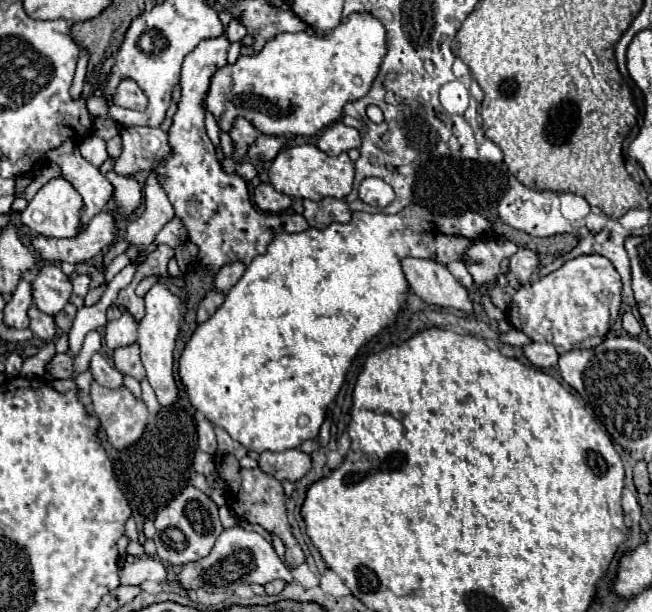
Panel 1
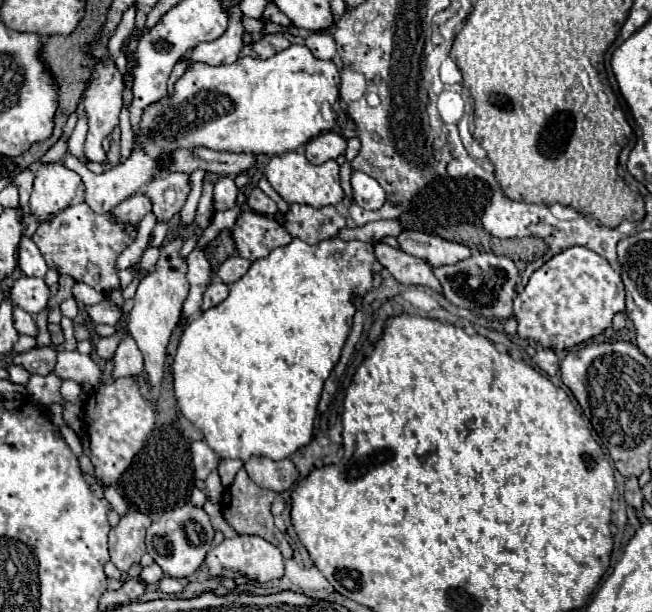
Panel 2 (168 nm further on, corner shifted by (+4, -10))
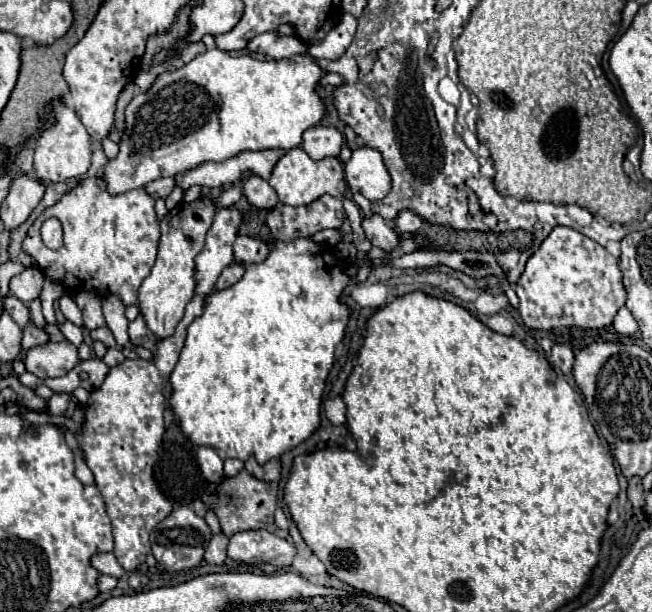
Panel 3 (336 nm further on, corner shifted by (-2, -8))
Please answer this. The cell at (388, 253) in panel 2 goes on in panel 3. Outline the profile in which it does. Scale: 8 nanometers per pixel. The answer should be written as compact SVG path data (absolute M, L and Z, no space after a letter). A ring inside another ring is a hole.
M374 214L372 218L364 218L362 220L362 228L366 232L366 238L372 242L372 246L384 250L384 252L392 252L398 248L400 236L396 234L396 230L392 226L388 226L382 216Z

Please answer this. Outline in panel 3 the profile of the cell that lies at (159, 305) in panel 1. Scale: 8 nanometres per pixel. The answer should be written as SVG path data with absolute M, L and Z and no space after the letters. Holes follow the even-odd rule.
M198 198L192 204L180 202L174 210L168 212L168 216L160 222L160 246L158 246L158 258L152 266L152 272L144 278L138 300L140 300L140 314L144 316L144 322L148 330L158 338L166 340L174 334L176 324L184 316L184 306L194 296L196 280L194 280L194 258L204 248L206 232L212 226L214 218L214 202Z

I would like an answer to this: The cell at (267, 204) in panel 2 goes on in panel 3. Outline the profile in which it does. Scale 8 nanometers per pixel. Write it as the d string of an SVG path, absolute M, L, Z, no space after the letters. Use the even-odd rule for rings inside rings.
M250 176L246 180L246 184L244 184L244 196L248 198L248 202L252 206L262 208L262 210L270 210L270 208L274 208L278 204L278 194L260 176Z

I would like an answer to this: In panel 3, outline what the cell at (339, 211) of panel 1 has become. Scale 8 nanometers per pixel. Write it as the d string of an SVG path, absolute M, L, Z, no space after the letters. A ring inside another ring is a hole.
M320 196L308 206L280 204L268 212L268 228L276 240L312 238L324 228L340 228L346 220L342 200L334 196Z

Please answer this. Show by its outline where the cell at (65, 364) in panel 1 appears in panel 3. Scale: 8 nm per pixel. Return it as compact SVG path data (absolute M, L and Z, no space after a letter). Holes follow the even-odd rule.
M32 322L24 328L24 338L22 338L22 350L30 350L30 348L36 348L36 346L42 346L46 344L50 338L46 334L46 330L40 330L36 328Z

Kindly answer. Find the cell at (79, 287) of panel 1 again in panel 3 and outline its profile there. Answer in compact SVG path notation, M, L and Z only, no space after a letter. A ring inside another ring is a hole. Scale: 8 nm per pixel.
M62 296L62 298L60 298L60 310L62 310L62 314L64 314L66 320L74 322L76 326L82 326L80 308L76 306L76 302L74 302L70 296Z

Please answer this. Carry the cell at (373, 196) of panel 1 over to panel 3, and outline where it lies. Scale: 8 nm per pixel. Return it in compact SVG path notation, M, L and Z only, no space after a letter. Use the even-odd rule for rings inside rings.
M356 148L346 162L346 182L352 192L360 192L370 202L382 200L392 184L380 152L372 148Z

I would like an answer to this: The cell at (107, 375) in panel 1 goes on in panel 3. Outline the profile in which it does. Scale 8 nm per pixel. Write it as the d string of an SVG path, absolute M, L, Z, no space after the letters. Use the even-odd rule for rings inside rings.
M68 340L48 342L44 346L32 348L30 352L26 352L26 358L24 358L26 372L32 372L42 380L64 376L80 362L82 360L78 356L78 348Z

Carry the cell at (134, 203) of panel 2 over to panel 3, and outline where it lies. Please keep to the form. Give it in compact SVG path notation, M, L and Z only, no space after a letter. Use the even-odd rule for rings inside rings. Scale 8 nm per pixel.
M162 178L162 180L150 182L144 190L146 190L146 194L150 194L154 200L158 200L158 198L166 198L166 196L174 190L174 186L176 186L174 178Z

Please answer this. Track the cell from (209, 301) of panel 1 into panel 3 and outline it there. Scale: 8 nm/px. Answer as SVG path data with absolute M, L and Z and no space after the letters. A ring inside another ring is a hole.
M234 262L234 264L226 266L226 268L222 270L218 282L216 282L216 290L226 290L226 288L234 286L234 284L242 278L242 274L244 274L244 266L242 266L242 264L236 264L236 262Z

